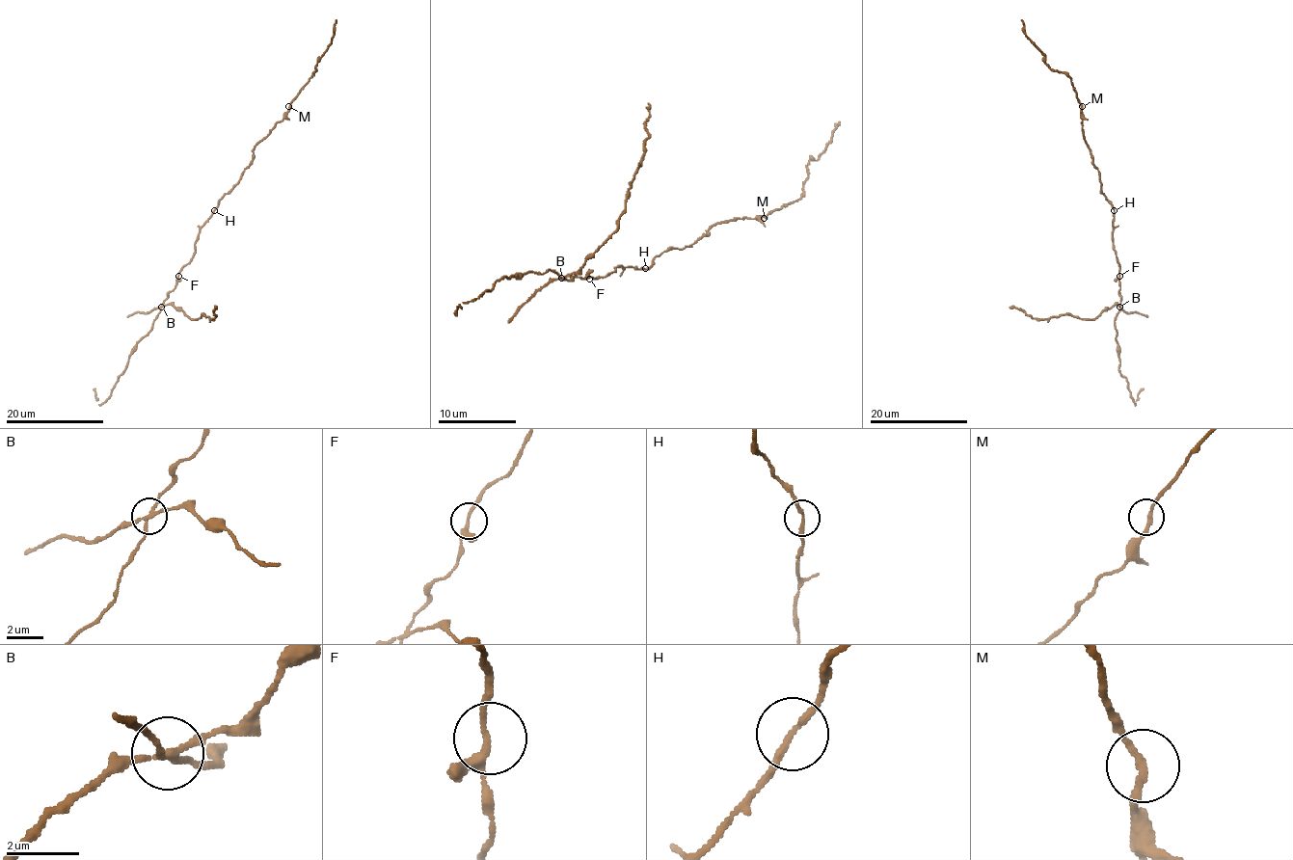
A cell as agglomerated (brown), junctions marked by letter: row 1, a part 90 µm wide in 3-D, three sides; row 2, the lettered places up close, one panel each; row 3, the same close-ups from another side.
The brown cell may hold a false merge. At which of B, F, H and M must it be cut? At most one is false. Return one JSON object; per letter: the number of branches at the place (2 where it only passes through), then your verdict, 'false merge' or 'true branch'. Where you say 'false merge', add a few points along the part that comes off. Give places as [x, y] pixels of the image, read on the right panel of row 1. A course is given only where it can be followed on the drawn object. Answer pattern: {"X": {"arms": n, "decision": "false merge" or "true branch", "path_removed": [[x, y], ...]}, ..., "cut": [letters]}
{"B": {"arms": 4, "decision": "false merge", "path_removed": [[1119, 306], [1115, 304], [1090, 319], [1065, 314], [1037, 319], [1010, 308]]}, "F": {"arms": 3, "decision": "true branch"}, "H": {"arms": 2, "decision": "true branch"}, "M": {"arms": 2, "decision": "true branch"}, "cut": ["B"]}

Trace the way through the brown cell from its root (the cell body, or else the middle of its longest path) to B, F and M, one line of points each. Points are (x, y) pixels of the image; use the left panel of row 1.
B: (213, 210), (211, 217), (200, 230), (193, 257), (179, 272), (176, 286), (161, 306)
F: (213, 210), (211, 217), (200, 230), (193, 257), (178, 276)
M: (213, 210), (238, 181), (252, 159), (255, 147), (283, 118), (288, 106)

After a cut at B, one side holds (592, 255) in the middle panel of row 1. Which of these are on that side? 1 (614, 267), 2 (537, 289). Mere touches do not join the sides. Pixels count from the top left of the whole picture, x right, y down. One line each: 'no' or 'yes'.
1: no
2: yes

